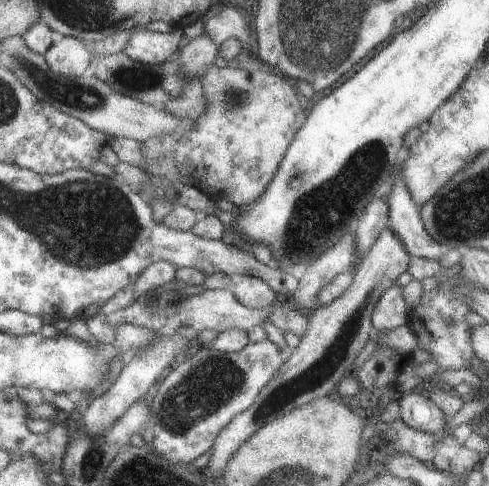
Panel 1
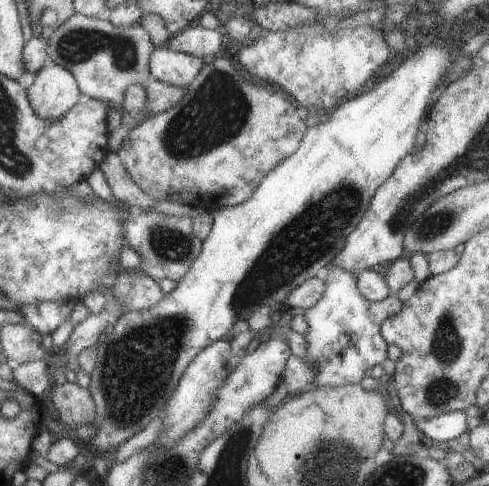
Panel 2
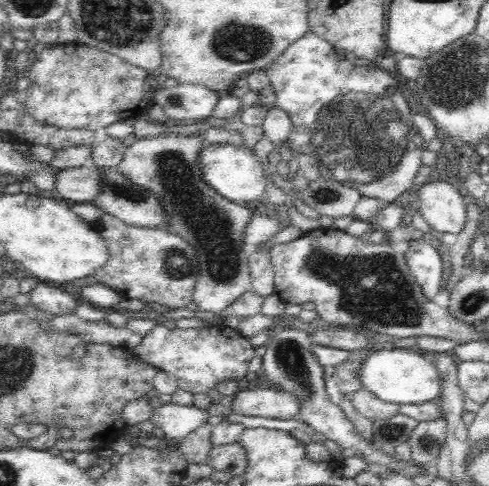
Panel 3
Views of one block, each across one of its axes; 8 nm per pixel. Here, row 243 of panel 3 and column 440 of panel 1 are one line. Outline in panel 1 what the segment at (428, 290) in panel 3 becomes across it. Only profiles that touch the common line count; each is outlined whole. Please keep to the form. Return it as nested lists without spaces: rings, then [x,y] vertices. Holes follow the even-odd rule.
[[[419,390],[407,392],[397,400],[399,414],[397,420],[413,430],[419,432],[439,432],[439,428],[445,424],[445,418],[435,404],[435,400],[427,400],[419,394]]]

